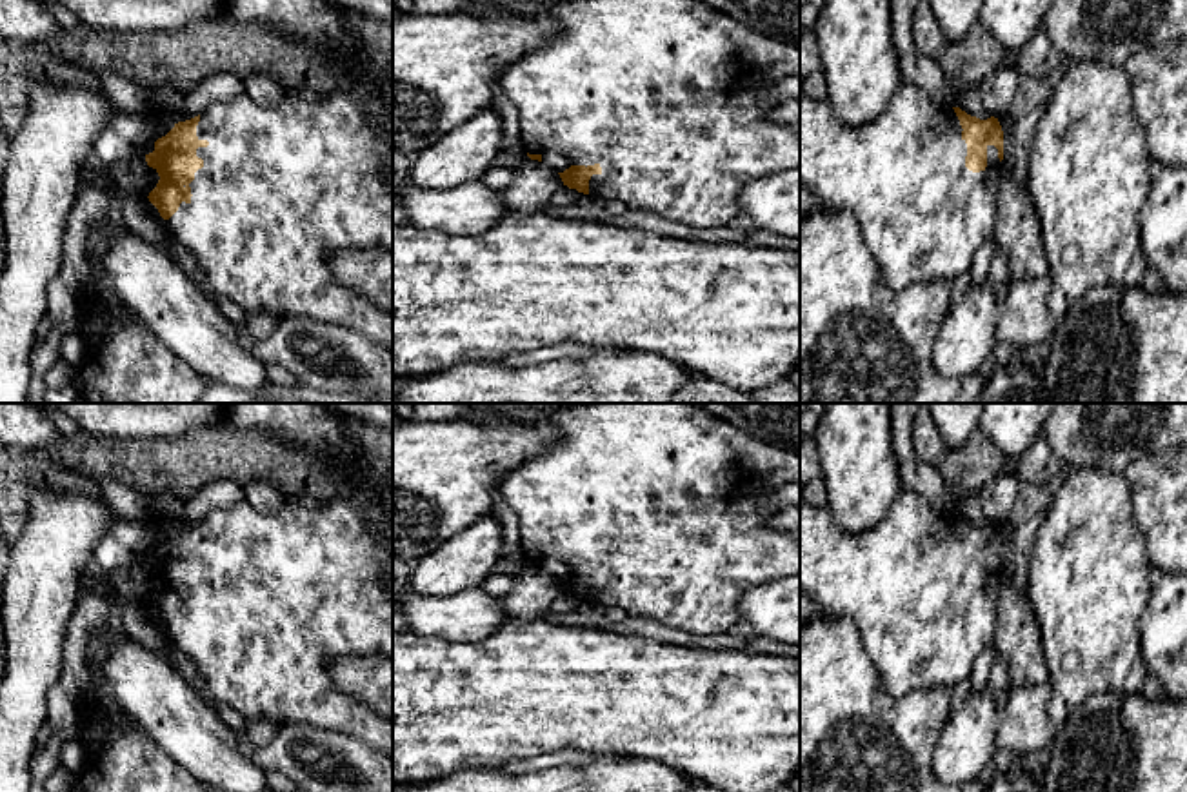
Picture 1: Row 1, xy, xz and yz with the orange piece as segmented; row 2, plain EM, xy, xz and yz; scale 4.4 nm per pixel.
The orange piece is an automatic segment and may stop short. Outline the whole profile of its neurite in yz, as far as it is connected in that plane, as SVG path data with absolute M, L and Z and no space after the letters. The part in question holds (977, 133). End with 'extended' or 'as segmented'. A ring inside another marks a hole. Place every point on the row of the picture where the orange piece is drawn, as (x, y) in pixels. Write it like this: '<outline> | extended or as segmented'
M907 82L898 85L889 104L873 122L862 125L849 125L842 122L827 96L813 98L803 94L800 98L800 183L818 196L823 209L849 211L854 216L871 254L883 272L883 280L896 291L903 291L905 287L929 280L954 282L960 274L969 272L976 249L994 233L998 191L1005 173L1002 160L1003 131L998 118L991 116L987 120L980 120L960 107L936 107L923 89Z | extended

